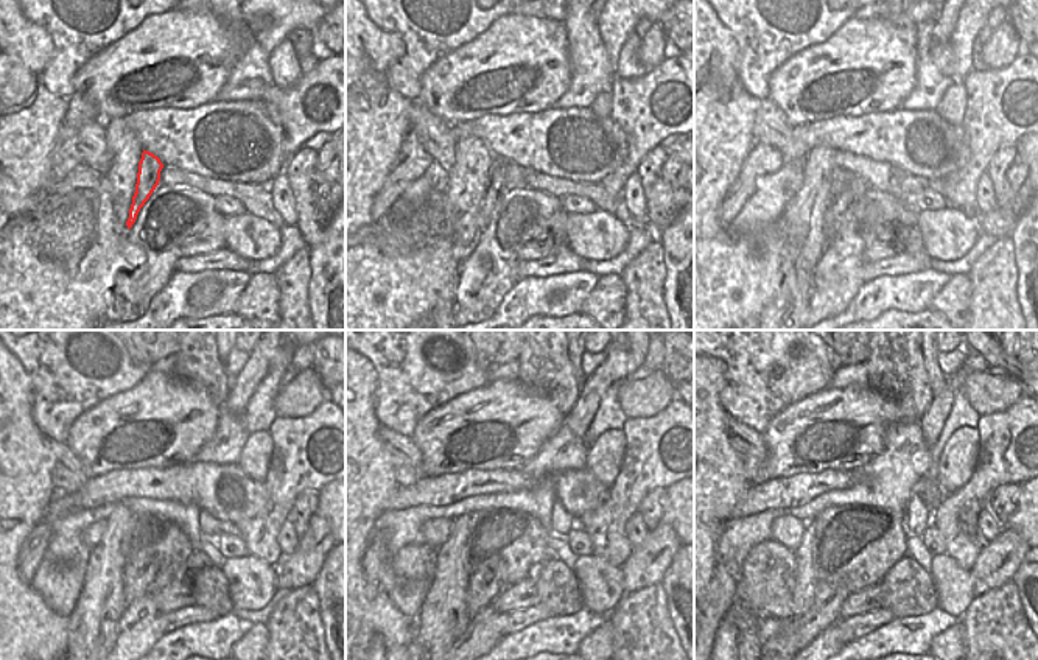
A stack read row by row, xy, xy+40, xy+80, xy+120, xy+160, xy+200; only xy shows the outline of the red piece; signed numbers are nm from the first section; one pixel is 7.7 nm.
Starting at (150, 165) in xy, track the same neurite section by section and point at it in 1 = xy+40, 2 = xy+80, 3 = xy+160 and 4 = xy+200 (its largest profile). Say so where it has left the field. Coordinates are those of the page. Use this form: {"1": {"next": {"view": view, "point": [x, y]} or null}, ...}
{"1": {"next": {"view": "xy+40", "point": [495, 186]}}, "2": {"next": {"view": "xy+80", "point": [830, 224]}}, "3": {"next": {"view": "xy+160", "point": [484, 584]}}, "4": {"next": {"view": "xy+200", "point": [797, 632]}}}

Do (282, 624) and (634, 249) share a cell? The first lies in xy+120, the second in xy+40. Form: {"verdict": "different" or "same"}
{"verdict": "different"}

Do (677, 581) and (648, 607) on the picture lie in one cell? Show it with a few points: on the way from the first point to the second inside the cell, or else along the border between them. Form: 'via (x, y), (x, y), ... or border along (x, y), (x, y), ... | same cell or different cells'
border along (660, 584), (674, 626) | different cells

